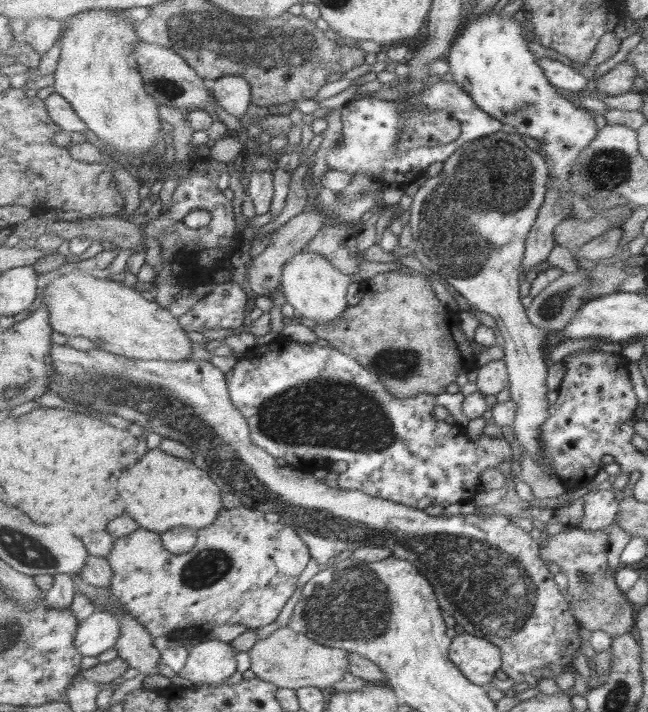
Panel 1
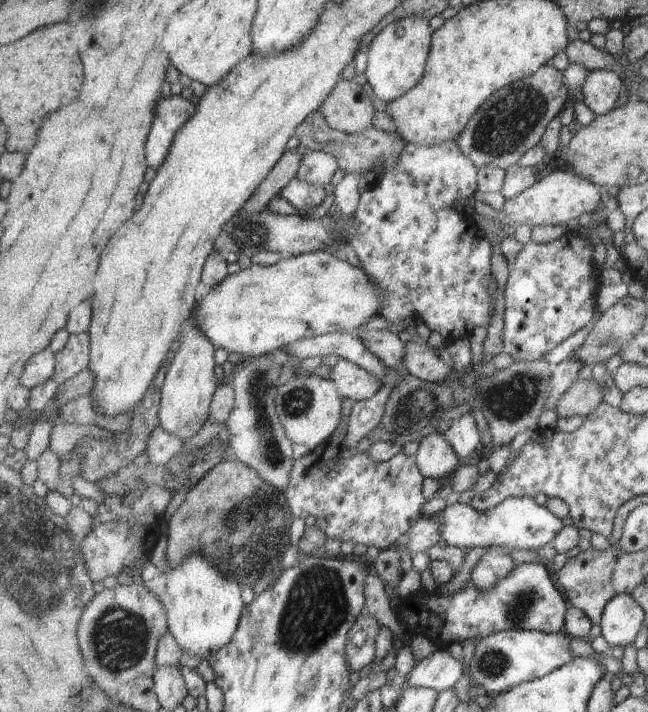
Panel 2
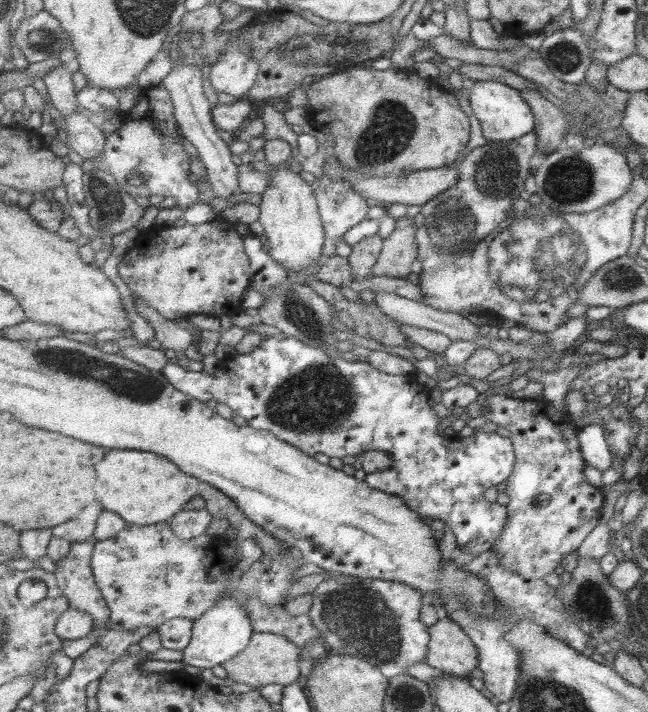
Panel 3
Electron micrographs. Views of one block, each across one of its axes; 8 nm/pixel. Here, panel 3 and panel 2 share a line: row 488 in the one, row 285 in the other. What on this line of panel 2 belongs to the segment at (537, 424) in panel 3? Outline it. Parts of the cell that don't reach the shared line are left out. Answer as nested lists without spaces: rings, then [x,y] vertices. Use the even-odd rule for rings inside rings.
[[[592,214],[587,226],[589,236],[577,241],[575,231],[564,233],[547,244],[528,242],[511,264],[506,283],[506,313],[503,338],[505,353],[517,361],[539,361],[569,334],[577,332],[592,320],[595,314],[595,288],[597,274],[594,254],[604,254],[604,243],[596,236],[594,228],[603,216]]]

